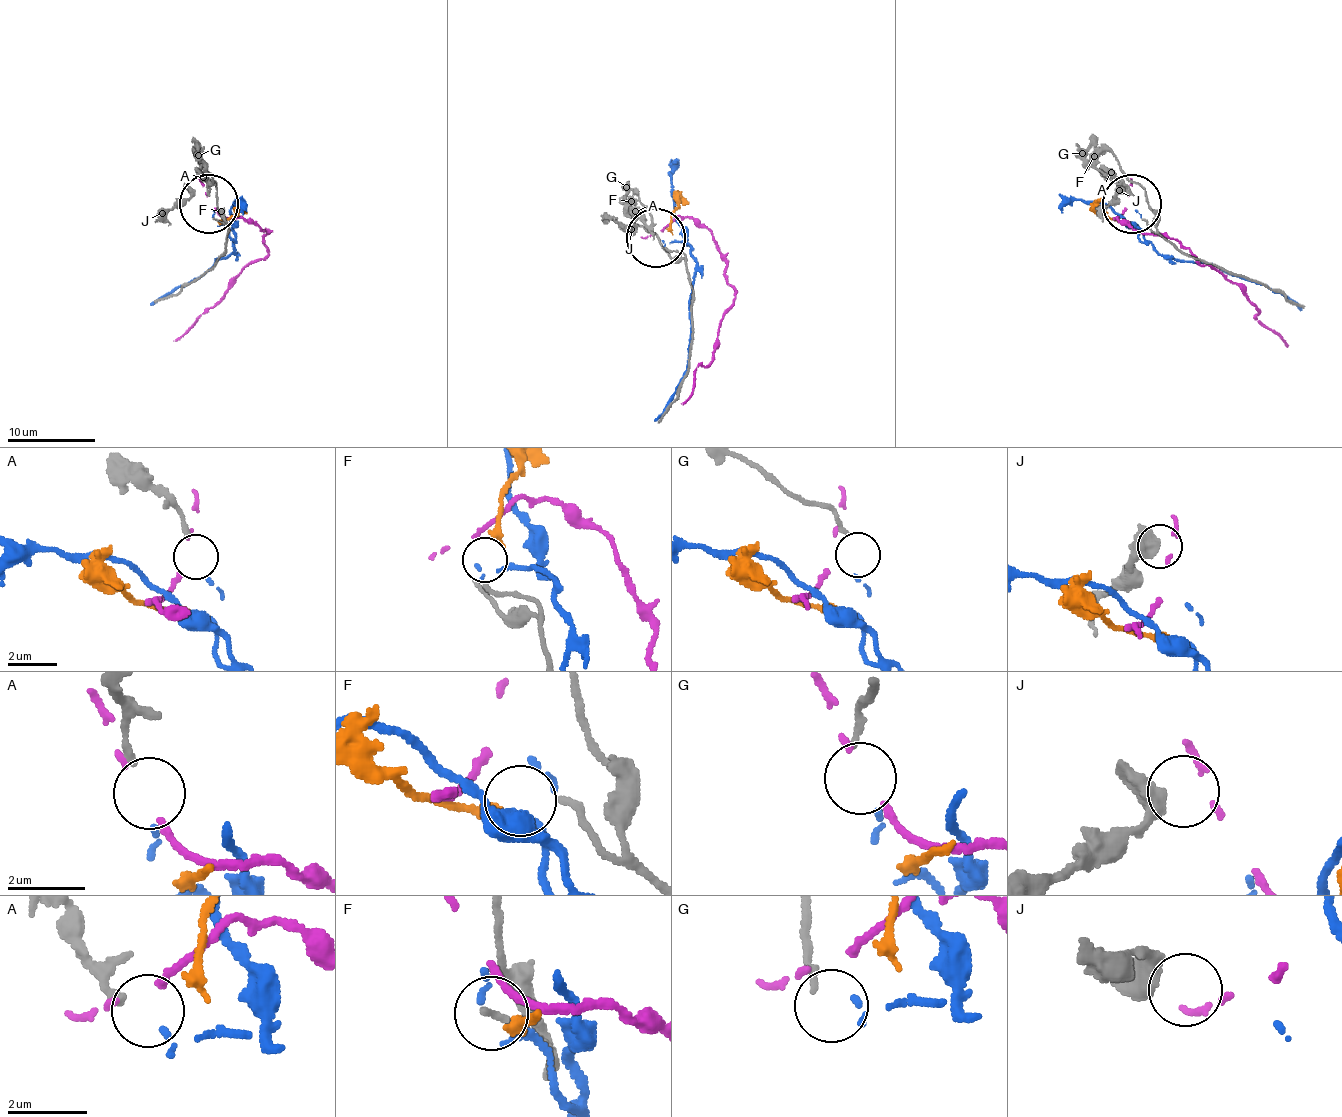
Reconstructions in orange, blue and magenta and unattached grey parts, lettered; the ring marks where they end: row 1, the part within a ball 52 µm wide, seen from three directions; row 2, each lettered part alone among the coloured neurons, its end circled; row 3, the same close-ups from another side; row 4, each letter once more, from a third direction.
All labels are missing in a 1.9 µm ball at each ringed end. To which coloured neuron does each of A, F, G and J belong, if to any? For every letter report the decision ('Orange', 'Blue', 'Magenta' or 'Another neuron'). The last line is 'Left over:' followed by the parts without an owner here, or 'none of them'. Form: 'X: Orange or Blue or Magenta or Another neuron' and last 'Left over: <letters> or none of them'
A: Blue
F: Orange
G: Another neuron
J: Another neuron
Left over: G, J

